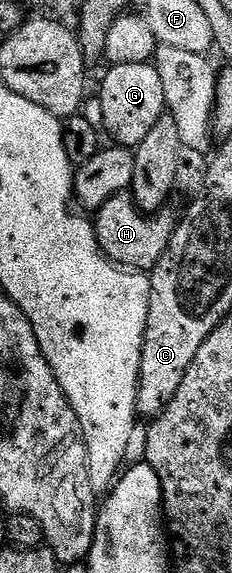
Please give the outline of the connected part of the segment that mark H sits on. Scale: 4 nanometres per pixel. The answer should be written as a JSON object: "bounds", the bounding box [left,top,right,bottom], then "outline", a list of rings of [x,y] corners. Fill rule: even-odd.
{"bounds":[92,192,179,272],"outline":[[[126,192],[111,196],[111,200],[107,200],[107,204],[103,204],[96,210],[95,217],[92,219],[93,231],[99,240],[99,248],[119,267],[134,272],[153,271],[159,264],[159,260],[163,260],[163,252],[167,252],[167,248],[171,244],[171,236],[177,230],[179,218],[178,215],[173,215],[171,210],[166,208],[158,210],[156,214],[148,215],[137,207],[132,193]]]}

